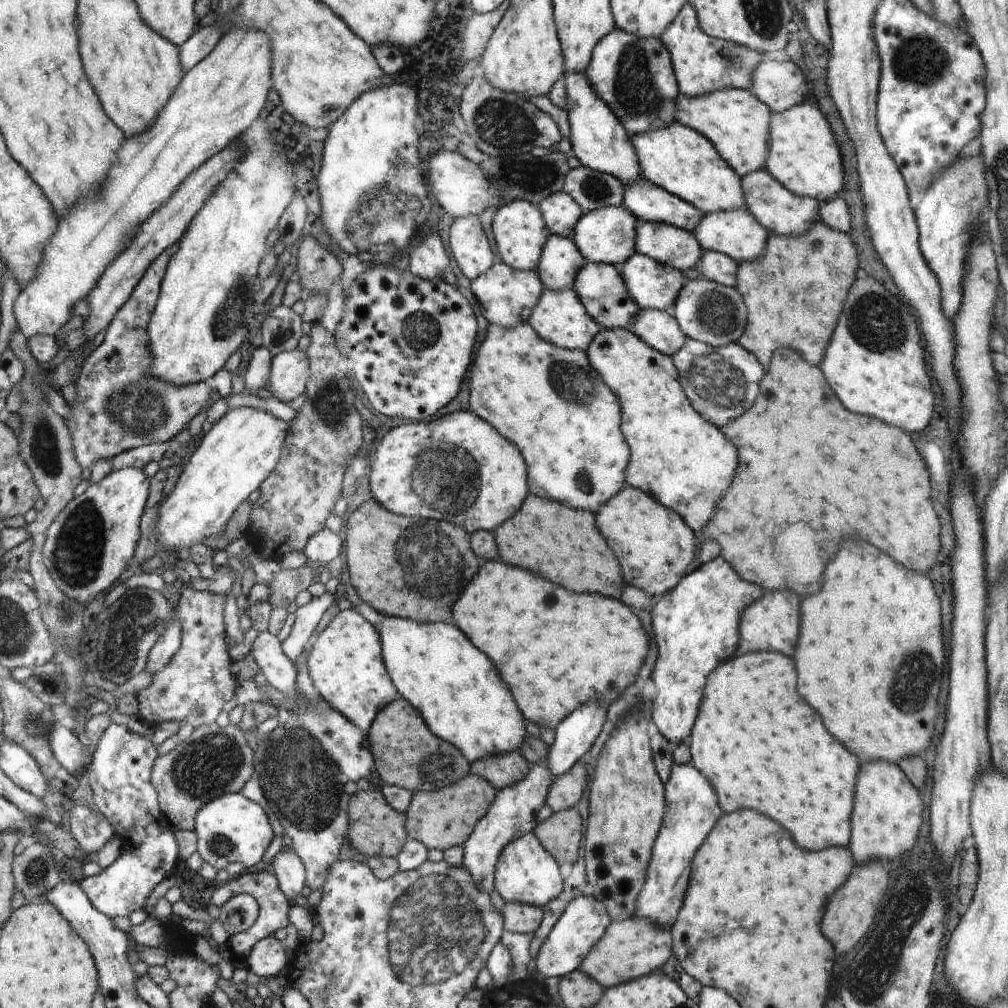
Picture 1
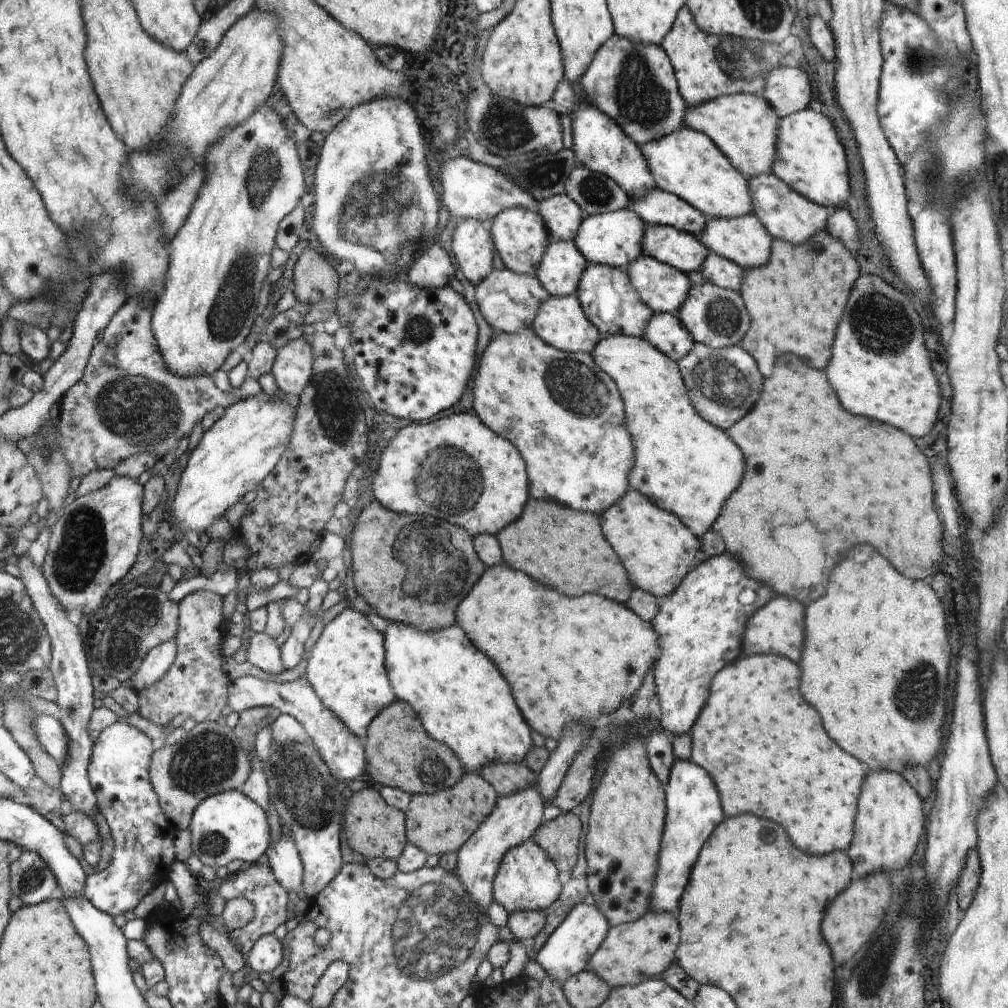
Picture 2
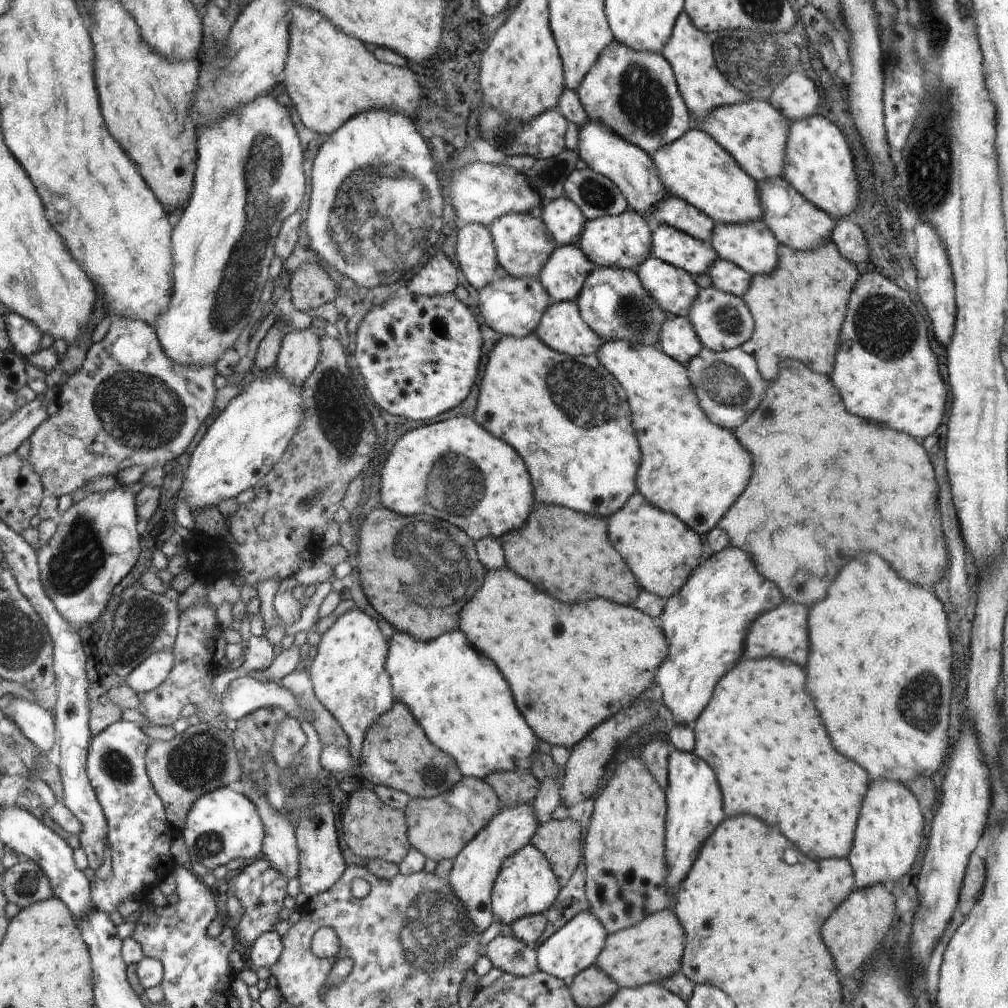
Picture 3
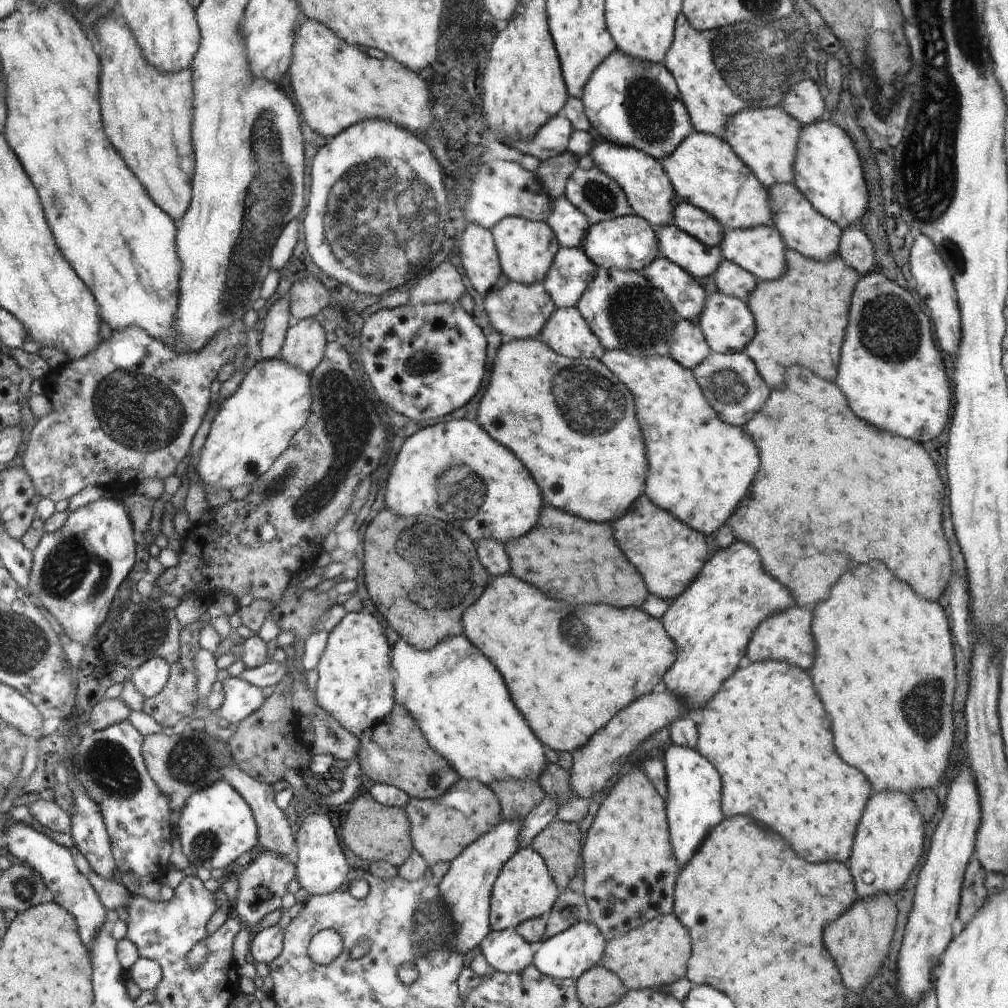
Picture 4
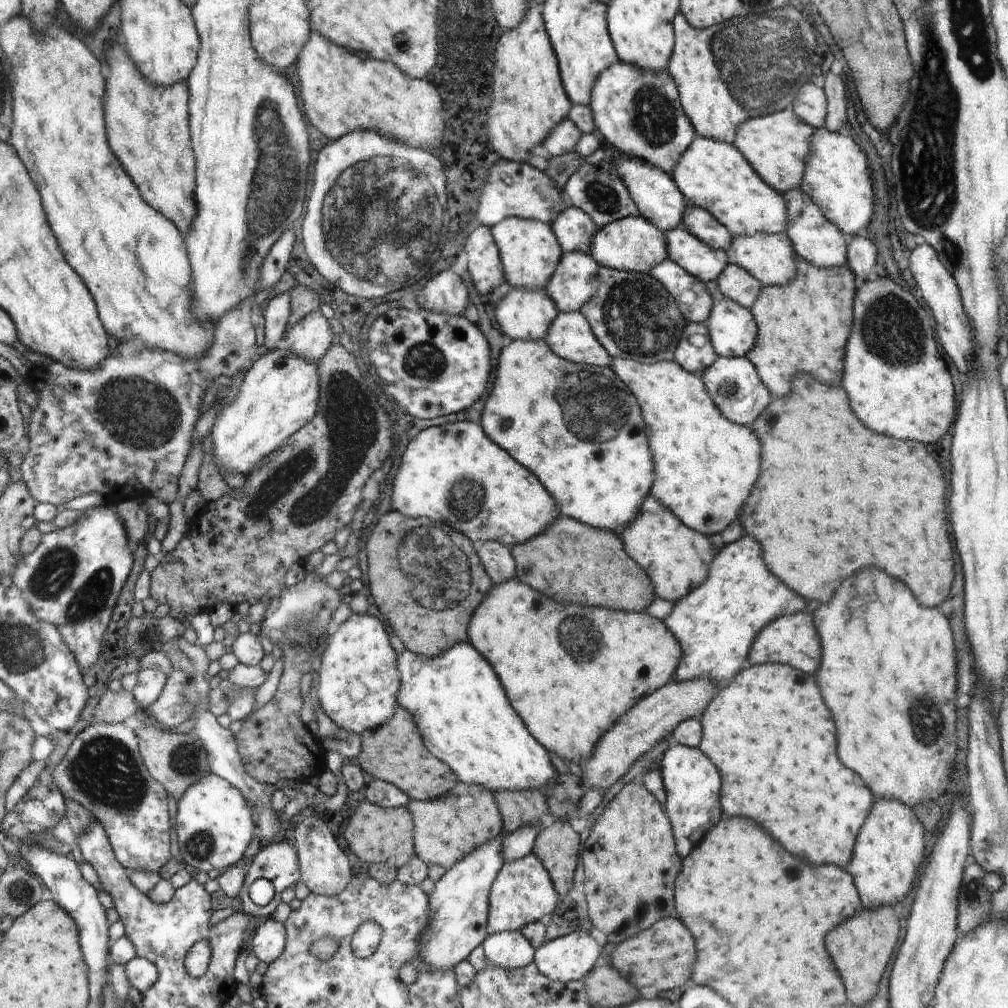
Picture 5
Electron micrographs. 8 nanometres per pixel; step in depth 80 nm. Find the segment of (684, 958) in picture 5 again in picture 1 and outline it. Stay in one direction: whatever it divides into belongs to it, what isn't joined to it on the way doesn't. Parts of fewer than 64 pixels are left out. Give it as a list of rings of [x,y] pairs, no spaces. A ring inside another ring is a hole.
[[[634,916],[624,920],[612,919],[605,936],[593,947],[581,963],[580,971],[596,979],[604,988],[661,971],[674,951],[671,928],[661,927],[650,919]]]

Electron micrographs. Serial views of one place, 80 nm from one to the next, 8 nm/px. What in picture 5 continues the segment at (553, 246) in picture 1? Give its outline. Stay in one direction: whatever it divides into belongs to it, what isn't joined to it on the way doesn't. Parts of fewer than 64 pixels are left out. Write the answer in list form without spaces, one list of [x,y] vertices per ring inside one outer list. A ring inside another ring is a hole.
[[[563,252],[544,291],[555,301],[559,312],[578,311],[596,296],[600,268],[592,254]]]

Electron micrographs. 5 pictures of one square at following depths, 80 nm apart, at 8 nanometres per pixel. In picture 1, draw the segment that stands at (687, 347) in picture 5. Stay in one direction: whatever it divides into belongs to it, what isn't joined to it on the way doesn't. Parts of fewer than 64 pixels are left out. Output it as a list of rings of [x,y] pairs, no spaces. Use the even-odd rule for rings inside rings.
[[[642,309],[630,330],[648,346],[665,355],[679,352],[688,341],[674,314],[658,309]]]

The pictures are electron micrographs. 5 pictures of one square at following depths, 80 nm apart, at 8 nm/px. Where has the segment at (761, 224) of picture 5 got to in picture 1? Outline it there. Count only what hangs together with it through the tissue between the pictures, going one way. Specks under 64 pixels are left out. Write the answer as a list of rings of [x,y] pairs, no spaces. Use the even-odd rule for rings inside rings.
[[[679,122],[643,135],[630,136],[644,179],[700,209],[704,216],[746,208],[741,176],[722,158],[715,146],[699,131]]]

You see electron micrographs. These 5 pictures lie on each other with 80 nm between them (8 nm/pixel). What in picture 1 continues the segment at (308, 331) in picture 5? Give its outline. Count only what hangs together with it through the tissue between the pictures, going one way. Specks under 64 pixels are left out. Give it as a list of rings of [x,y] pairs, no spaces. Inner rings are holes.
[[[303,346],[278,353],[271,360],[268,384],[280,401],[288,402],[306,391],[311,369]]]

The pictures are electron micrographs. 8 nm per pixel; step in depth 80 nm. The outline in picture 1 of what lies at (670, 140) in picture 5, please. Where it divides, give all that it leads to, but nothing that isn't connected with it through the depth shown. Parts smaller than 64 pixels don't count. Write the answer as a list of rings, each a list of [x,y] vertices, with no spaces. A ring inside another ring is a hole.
[[[615,27],[610,34],[603,36],[592,51],[591,61],[585,70],[585,75],[592,88],[603,99],[612,114],[624,123],[629,136],[643,135],[676,121],[676,104],[680,97],[679,83],[675,77],[674,63],[671,61],[670,51],[660,38],[643,39],[635,34]]]

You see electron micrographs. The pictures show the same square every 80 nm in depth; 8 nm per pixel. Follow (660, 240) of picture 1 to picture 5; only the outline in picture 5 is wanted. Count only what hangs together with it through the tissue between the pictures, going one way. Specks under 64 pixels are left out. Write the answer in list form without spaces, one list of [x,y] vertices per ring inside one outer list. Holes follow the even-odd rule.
[[[683,226],[665,234],[669,258],[701,281],[717,280],[731,263],[727,252],[708,246]]]

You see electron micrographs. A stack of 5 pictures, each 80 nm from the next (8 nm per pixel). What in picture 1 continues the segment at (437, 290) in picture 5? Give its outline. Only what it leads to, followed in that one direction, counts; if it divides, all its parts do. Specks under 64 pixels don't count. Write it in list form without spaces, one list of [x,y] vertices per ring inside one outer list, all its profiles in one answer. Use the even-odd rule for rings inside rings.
[[[422,232],[422,240],[414,246],[414,252],[409,252],[408,257],[408,270],[424,280],[438,281],[450,268],[450,260],[440,236],[432,232],[428,236]]]

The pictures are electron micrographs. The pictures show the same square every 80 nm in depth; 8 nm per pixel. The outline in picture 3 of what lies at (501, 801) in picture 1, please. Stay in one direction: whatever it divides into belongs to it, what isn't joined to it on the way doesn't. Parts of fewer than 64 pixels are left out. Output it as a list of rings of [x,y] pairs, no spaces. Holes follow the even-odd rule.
[[[518,805],[511,809],[504,809],[453,860],[452,870],[447,876],[448,884],[453,895],[467,910],[467,915],[473,922],[475,933],[478,935],[482,935],[494,921],[491,894],[494,892],[495,881],[502,872],[503,862],[514,853],[518,853],[523,846],[530,844],[538,828],[535,811],[531,806]]]

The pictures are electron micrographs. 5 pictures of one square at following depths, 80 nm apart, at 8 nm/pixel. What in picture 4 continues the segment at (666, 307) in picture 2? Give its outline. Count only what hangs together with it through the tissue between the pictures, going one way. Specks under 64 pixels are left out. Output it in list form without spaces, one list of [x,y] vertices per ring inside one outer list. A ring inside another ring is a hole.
[[[658,256],[641,273],[659,288],[680,318],[697,321],[706,306],[704,288],[690,280],[690,273],[664,256]]]

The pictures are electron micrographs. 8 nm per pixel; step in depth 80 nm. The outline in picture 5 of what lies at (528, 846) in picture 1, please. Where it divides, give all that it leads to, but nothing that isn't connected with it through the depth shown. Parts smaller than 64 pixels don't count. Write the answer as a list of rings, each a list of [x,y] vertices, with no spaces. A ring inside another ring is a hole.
[[[534,853],[504,863],[491,888],[488,935],[502,931],[520,931],[542,917],[554,913],[559,901],[559,894],[550,880],[550,875]]]

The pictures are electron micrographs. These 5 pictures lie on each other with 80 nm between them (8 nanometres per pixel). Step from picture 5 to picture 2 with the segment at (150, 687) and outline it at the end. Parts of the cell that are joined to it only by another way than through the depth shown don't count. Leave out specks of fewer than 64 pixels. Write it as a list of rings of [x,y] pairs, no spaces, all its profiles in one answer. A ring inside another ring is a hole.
[[[175,638],[154,647],[145,656],[140,668],[133,674],[131,678],[133,689],[140,692],[159,681],[174,662],[176,654],[177,644]]]

